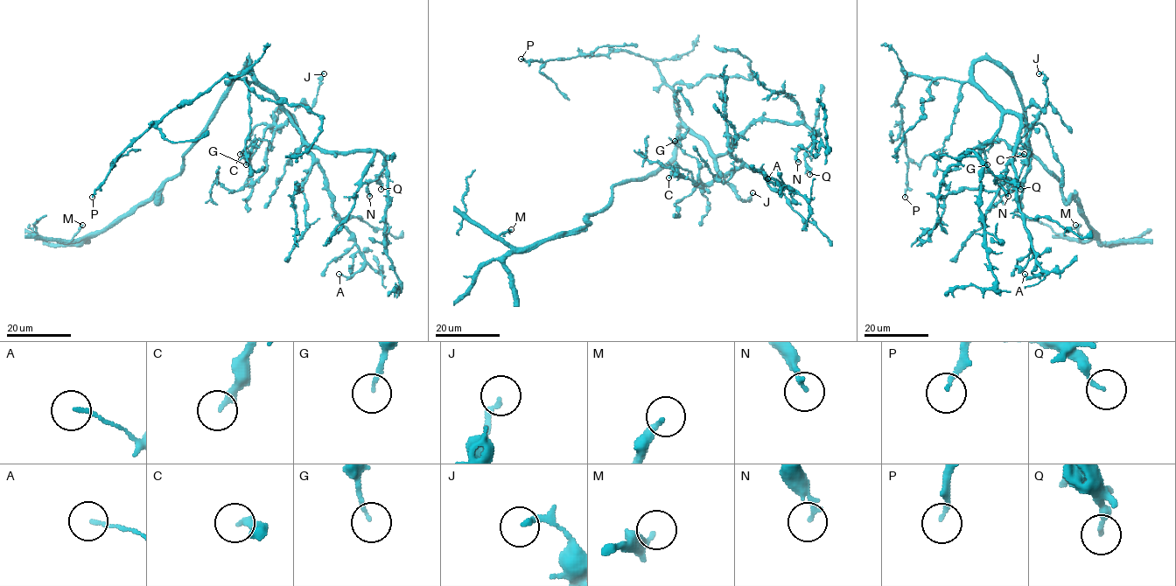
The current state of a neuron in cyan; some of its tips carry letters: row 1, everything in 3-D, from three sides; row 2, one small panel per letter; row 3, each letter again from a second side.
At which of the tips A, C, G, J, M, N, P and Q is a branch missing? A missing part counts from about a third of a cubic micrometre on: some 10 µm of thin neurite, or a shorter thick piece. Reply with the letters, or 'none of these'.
P

